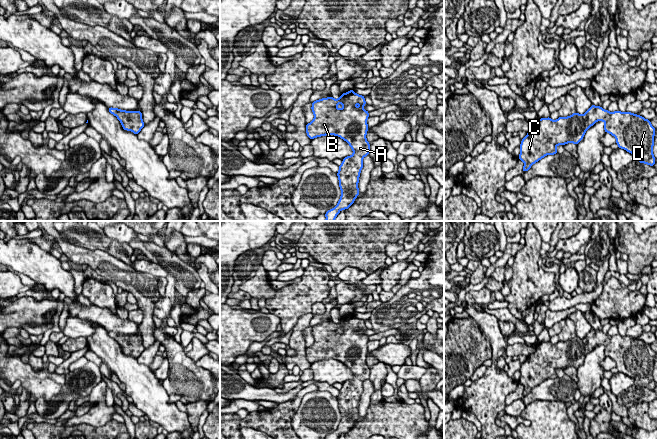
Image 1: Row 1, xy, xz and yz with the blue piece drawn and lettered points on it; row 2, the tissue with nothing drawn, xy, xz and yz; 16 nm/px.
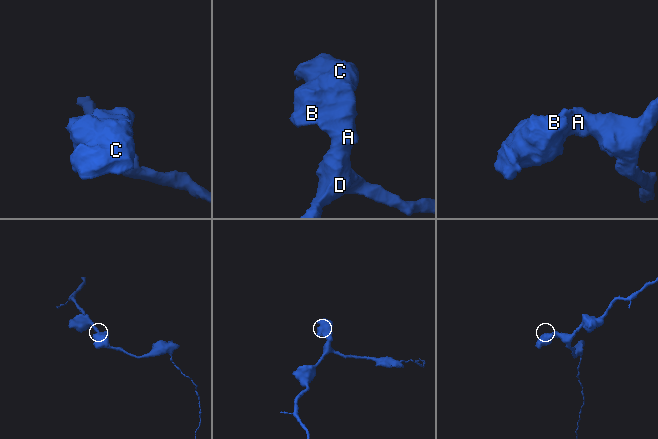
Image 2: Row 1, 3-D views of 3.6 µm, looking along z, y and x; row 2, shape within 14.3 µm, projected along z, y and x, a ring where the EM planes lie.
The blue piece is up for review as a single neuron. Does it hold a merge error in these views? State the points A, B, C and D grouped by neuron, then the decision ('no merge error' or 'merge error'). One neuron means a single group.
groups A B C D; no merge error

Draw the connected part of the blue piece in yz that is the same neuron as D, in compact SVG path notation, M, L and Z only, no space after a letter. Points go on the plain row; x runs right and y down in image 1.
M591 329L583 339L575 336L568 341L559 341L557 344L552 344L550 341L537 344L536 351L527 357L520 368L520 379L518 383L524 386L523 396L528 395L534 387L546 379L557 378L557 369L563 370L567 367L577 369L583 363L585 356L597 345L603 345L605 347L605 356L610 357L616 362L618 372L622 372L631 378L638 377L638 386L654 390L656 383L652 374L655 352L651 349L650 344L631 336L620 336L619 334L609 336L600 330Z

